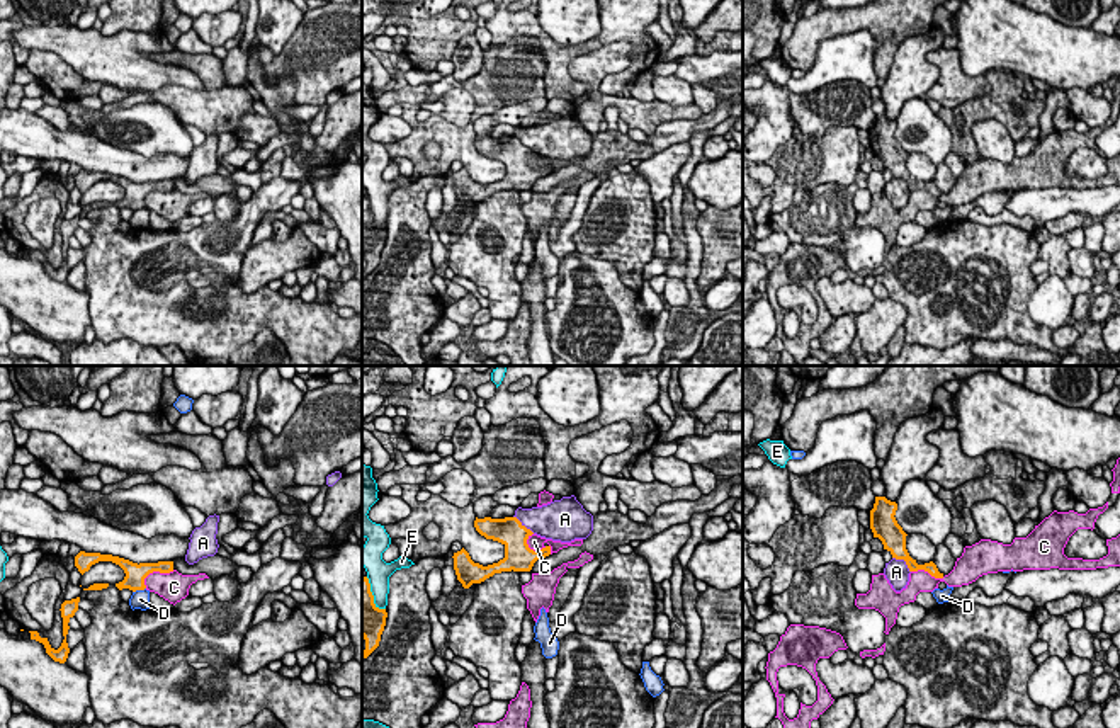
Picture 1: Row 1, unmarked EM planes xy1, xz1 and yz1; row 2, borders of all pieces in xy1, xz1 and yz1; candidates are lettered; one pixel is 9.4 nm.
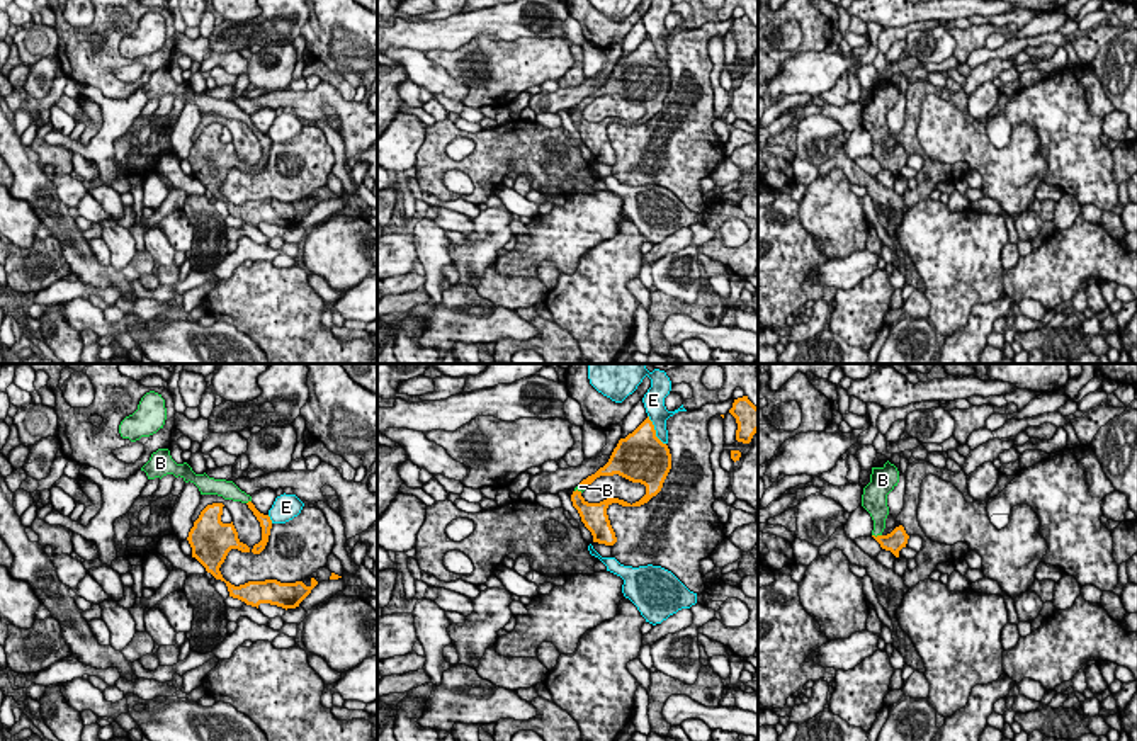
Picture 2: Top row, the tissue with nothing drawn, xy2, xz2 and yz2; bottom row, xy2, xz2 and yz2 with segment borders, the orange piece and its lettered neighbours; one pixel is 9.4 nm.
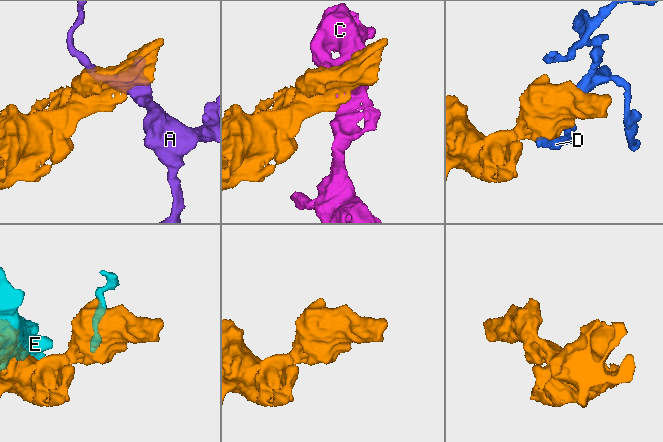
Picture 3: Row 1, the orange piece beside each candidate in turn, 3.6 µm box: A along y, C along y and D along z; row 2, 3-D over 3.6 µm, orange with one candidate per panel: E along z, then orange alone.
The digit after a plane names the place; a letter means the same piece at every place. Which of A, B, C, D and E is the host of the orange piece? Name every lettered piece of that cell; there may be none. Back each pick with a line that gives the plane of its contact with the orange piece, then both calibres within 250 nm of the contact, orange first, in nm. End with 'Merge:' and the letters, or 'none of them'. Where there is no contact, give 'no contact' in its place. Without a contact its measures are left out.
B: yz2 | 190/190 nm
Merge: B

